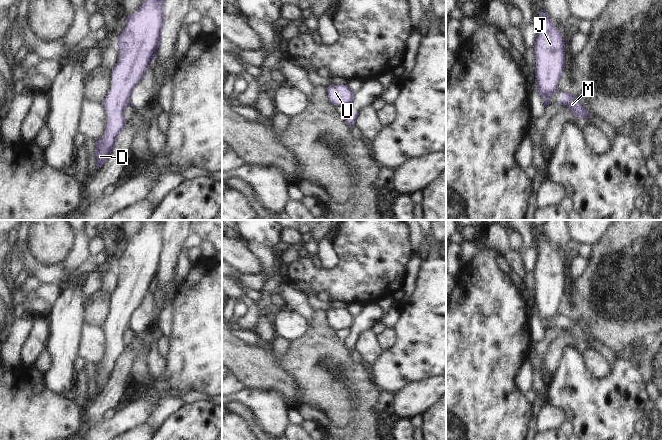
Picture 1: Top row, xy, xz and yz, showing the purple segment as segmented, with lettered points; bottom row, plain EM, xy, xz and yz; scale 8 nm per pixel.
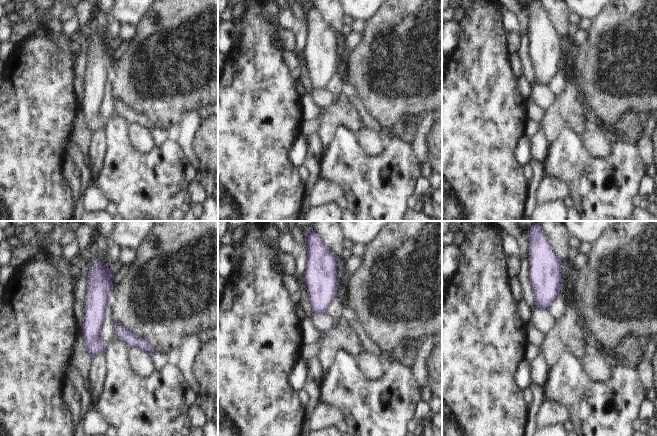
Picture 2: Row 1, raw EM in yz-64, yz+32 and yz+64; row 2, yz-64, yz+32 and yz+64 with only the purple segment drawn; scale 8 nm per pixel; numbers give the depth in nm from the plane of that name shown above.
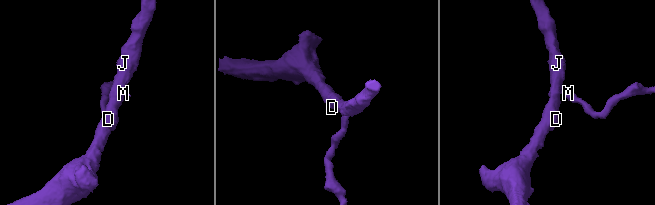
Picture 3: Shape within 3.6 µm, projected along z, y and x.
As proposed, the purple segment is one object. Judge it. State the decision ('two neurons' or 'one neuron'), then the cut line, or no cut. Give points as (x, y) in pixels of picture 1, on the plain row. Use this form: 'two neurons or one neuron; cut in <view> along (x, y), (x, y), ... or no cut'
two neurons; cut in xz along (354, 318), (352, 323)

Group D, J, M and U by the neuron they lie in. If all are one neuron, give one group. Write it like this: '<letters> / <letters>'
D J U / M

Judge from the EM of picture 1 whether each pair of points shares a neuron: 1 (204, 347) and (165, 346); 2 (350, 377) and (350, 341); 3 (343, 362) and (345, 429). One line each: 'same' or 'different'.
1: different
2: different
3: same

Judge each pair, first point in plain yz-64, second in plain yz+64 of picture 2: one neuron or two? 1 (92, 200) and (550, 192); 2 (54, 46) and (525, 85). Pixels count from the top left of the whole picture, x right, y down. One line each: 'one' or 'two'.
1: one
2: two

